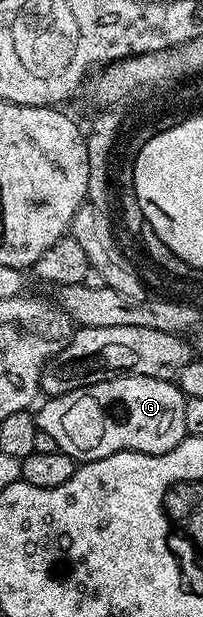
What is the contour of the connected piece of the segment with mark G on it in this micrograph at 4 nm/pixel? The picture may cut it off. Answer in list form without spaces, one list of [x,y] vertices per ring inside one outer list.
[[[115,376],[111,380],[90,384],[84,388],[73,390],[69,394],[61,394],[44,399],[38,405],[37,423],[39,430],[45,431],[57,442],[60,452],[69,454],[77,462],[100,460],[114,452],[148,452],[156,456],[176,448],[187,436],[185,430],[185,402],[187,397],[178,383],[148,376]]]

